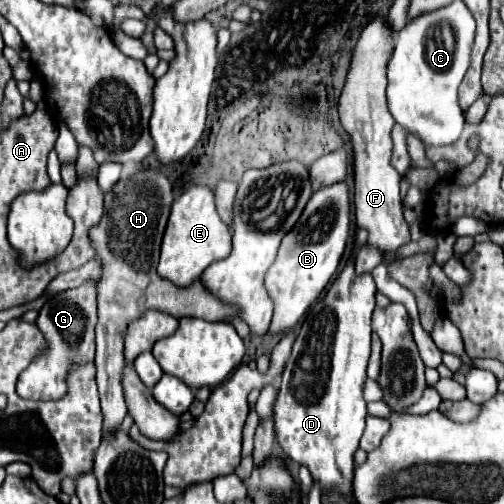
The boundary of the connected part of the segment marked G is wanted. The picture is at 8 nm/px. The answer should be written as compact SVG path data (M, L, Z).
M84 283L76 289L54 295L38 311L36 325L48 341L48 349L32 361L32 365L22 371L18 379L18 395L22 399L60 399L66 393L66 375L72 365L94 361L94 327L96 327L96 285Z

